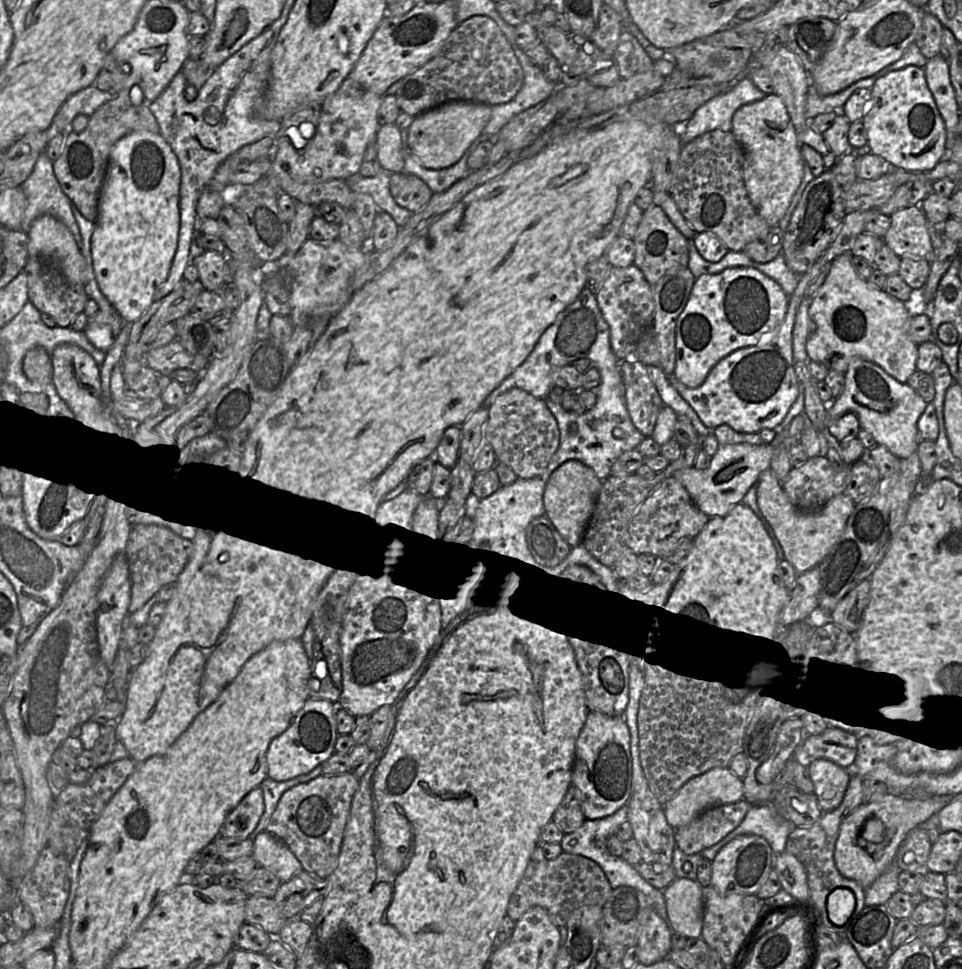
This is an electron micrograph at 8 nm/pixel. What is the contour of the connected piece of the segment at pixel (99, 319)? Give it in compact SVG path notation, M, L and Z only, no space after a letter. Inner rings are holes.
M99 310L88 320L84 333L89 342L104 352L107 352L116 341L124 322L115 311Z

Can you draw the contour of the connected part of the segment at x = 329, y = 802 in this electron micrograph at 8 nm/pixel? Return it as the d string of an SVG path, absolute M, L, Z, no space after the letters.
M352 771L341 775L320 775L284 792L265 831L284 842L300 861L303 870L329 878L337 866L352 799L359 787Z

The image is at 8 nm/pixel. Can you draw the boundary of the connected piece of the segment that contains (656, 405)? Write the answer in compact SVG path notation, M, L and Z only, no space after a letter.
M621 361L626 407L634 426L645 437L651 437L663 401L642 362Z

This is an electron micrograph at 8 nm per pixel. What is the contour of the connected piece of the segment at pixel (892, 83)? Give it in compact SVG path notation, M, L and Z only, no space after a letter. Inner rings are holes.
M913 65L878 78L861 119L870 152L897 168L928 172L945 156L946 128L930 91L925 71Z

